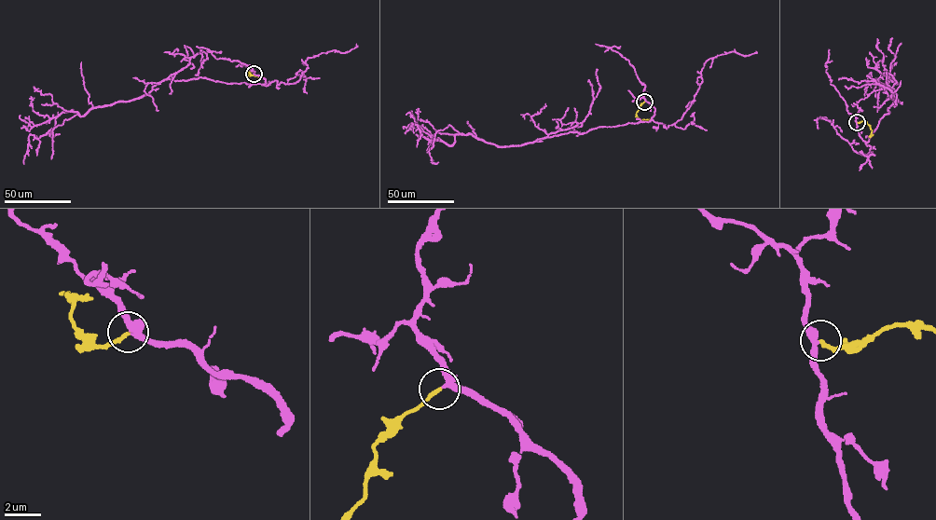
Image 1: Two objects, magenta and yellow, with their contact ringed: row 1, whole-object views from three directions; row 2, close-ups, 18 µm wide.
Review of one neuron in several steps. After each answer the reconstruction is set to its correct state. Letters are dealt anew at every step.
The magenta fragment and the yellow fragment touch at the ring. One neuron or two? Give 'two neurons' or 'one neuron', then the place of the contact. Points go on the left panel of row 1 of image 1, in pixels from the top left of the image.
one neuron | (254, 74)

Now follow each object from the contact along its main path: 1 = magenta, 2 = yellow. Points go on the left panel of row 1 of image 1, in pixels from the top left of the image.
1: (254, 75), (266, 83), (164, 79), (137, 99), (61, 113), (38, 139), (29, 136), (23, 164)
2: (254, 75), (249, 71), (247, 74), (263, 77)

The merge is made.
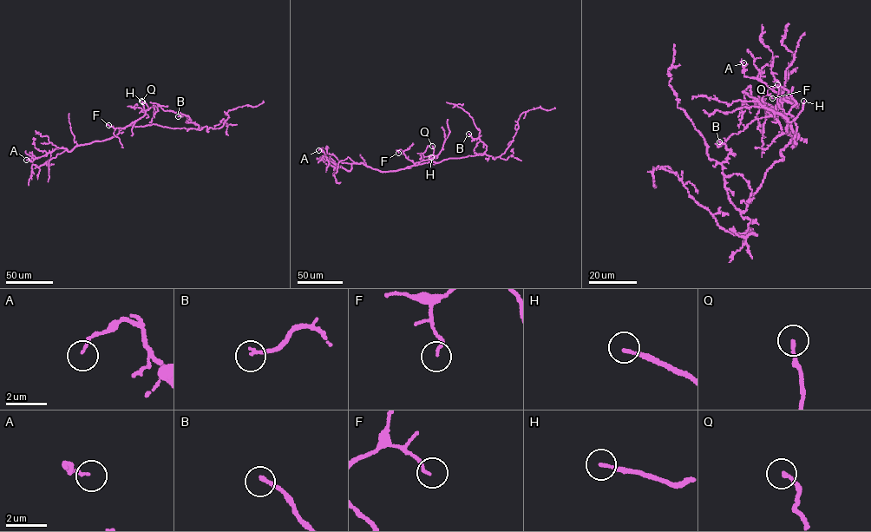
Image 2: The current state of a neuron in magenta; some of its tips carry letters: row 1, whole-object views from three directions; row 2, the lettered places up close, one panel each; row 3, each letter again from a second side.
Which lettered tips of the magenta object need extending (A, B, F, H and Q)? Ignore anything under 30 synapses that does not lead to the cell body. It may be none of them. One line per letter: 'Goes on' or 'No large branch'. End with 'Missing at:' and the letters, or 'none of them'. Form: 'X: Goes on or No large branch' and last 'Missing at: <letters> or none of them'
A: No large branch
B: Goes on
F: No large branch
H: Goes on
Q: No large branch
Missing at: B, H

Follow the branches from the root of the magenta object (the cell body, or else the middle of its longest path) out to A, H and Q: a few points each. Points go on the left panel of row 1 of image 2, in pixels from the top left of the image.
A: (149, 125), (127, 126), (108, 139), (77, 145), (69, 151), (62, 147), (32, 161), (26, 160)
H: (149, 125), (127, 126), (148, 109), (142, 101)
Q: (149, 125), (127, 126), (145, 114), (141, 101)

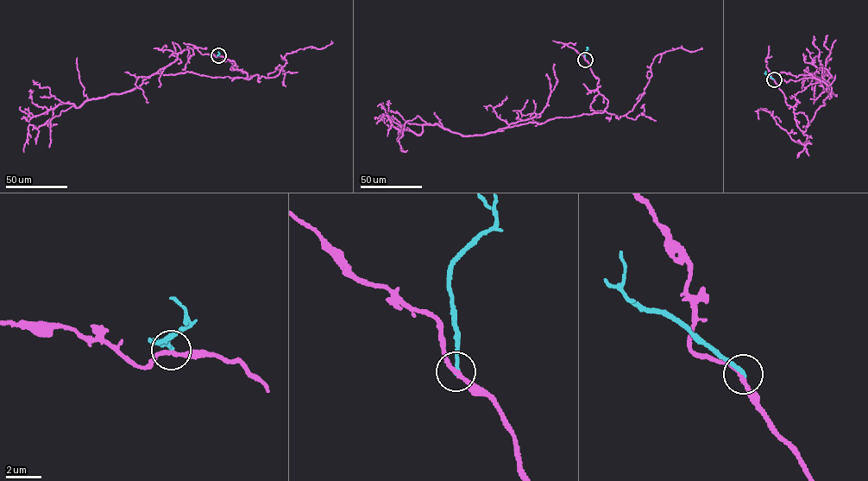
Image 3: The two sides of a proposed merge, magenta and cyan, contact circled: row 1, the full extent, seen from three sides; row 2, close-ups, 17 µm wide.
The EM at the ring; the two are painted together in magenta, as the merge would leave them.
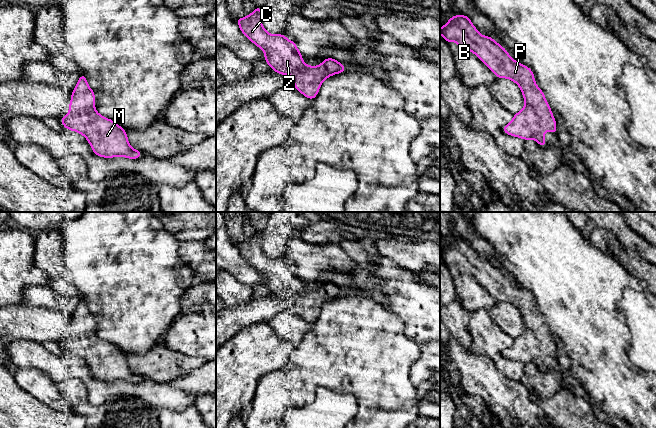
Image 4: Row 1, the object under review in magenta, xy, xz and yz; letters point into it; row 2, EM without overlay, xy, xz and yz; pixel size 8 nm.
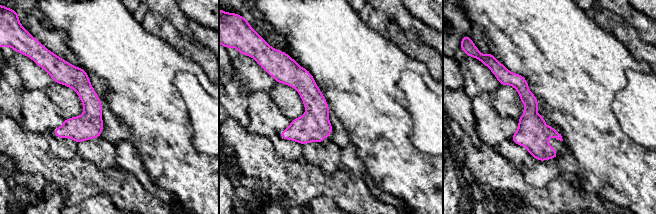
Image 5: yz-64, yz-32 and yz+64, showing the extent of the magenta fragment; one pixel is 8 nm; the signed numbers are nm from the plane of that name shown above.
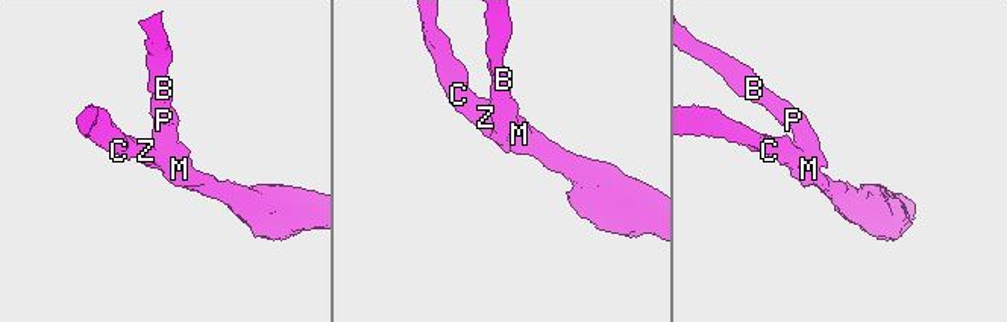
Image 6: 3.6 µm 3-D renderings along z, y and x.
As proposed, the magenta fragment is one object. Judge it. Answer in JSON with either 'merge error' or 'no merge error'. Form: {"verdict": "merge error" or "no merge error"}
{"verdict": "no merge error"}

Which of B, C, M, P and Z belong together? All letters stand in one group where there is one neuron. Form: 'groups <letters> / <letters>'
groups B C M P Z

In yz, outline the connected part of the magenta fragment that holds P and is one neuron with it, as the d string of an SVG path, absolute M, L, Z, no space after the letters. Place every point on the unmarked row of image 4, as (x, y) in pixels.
M452 240L440 252L440 258L447 267L454 265L460 273L473 276L497 302L510 303L520 311L525 330L513 339L512 345L502 355L524 365L533 363L542 371L547 370L544 357L548 354L557 358L556 343L543 315L535 307L532 294L512 283L506 273L490 260L481 259L469 240Z

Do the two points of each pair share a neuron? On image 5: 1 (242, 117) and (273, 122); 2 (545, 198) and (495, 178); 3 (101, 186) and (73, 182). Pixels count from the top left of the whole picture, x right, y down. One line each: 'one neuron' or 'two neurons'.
1: two neurons
2: one neuron
3: one neuron

